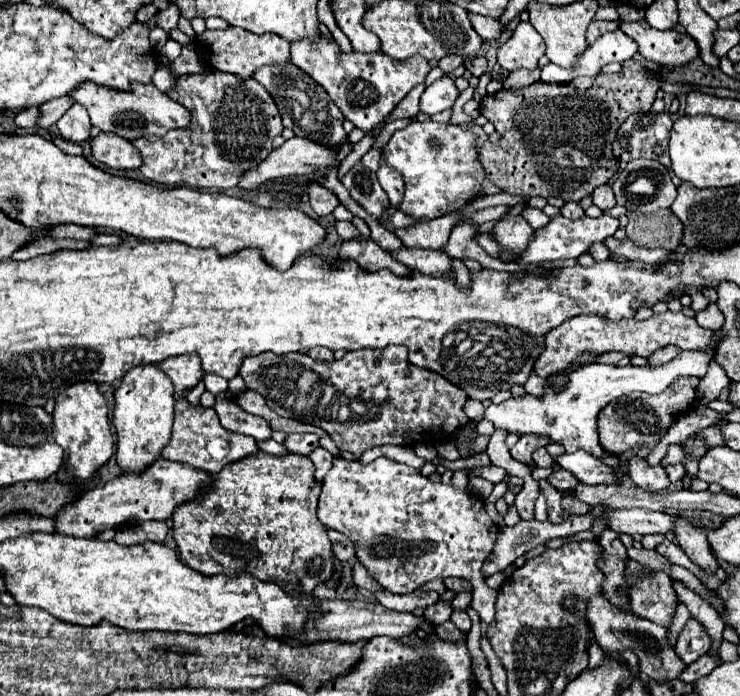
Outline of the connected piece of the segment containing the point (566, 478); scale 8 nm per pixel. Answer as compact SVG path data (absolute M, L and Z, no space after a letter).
M562 469L554 471L554 473L548 477L548 481L550 481L556 489L560 489L560 491L568 491L568 487L580 485L580 481L578 481L578 479L574 479L574 475L572 475L572 473L562 471Z

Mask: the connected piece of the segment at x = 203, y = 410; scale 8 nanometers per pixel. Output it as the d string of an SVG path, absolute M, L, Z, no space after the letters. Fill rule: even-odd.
M186 397L176 401L176 415L174 415L174 431L172 431L172 439L170 443L164 447L162 457L168 461L178 461L178 463L186 463L190 467L208 471L208 473L216 473L220 471L224 465L238 461L246 455L254 455L258 451L256 441L252 437L246 437L242 433L232 433L228 429L224 429L218 421L218 415L212 407L202 407L188 403Z

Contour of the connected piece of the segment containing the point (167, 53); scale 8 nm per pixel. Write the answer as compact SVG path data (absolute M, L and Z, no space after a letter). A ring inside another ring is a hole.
M169 38L161 49L161 53L172 62L181 54L182 45Z

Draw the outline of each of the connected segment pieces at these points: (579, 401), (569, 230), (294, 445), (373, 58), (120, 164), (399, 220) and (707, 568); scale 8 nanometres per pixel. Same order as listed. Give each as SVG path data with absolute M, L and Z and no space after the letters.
M682 351L676 359L662 367L636 367L636 365L602 365L602 363L588 363L576 369L570 369L566 373L566 385L556 391L552 383L544 385L544 395L536 397L530 393L524 393L522 397L510 397L508 401L496 405L496 407L486 407L484 419L492 421L492 425L500 431L506 433L516 433L516 435L548 435L550 443L560 443L566 453L574 453L578 449L588 451L594 457L604 459L604 462L618 471L618 483L621 483L624 470L619 465L618 459L609 455L604 455L604 449L600 449L598 441L598 413L614 399L628 395L632 391L644 391L658 395L662 393L674 379L682 375L696 375L704 377L708 369L708 361L712 359L712 353L708 351Z
M562 215L550 217L550 221L544 227L534 229L534 235L528 241L528 247L524 249L524 255L516 255L516 259L512 259L512 263L526 267L526 265L536 265L536 263L544 263L544 261L576 259L582 253L586 253L594 243L604 243L604 239L612 237L616 229L618 229L618 219L610 217L610 215L602 215L598 219L590 219L590 217L568 219Z
M294 433L294 435L288 435L288 439L284 441L284 447L290 451L290 453L298 453L298 455L310 455L316 447L320 447L320 437L318 435L300 435L300 433Z
M322 35L322 41L318 45L312 45L308 41L292 43L292 63L300 67L304 73L308 73L318 85L326 89L326 93L332 97L332 101L340 107L346 119L350 119L356 127L370 133L376 125L380 125L388 113L396 107L396 103L416 85L424 83L430 65L420 55L396 61L390 59L384 53L342 53L336 41L328 41Z
M100 133L96 139L90 139L92 155L112 169L138 169L142 159L140 151L132 147L132 141L120 139L120 135Z
M397 209L390 220L391 224L393 224L395 228L404 228L425 221L424 219L415 219L410 215L403 213L399 209Z
M680 519L680 521L676 521L674 533L678 537L680 547L684 549L684 553L690 557L690 561L694 565L698 565L704 573L716 573L718 563L708 547L704 529L696 529L696 527L688 525L684 519Z

